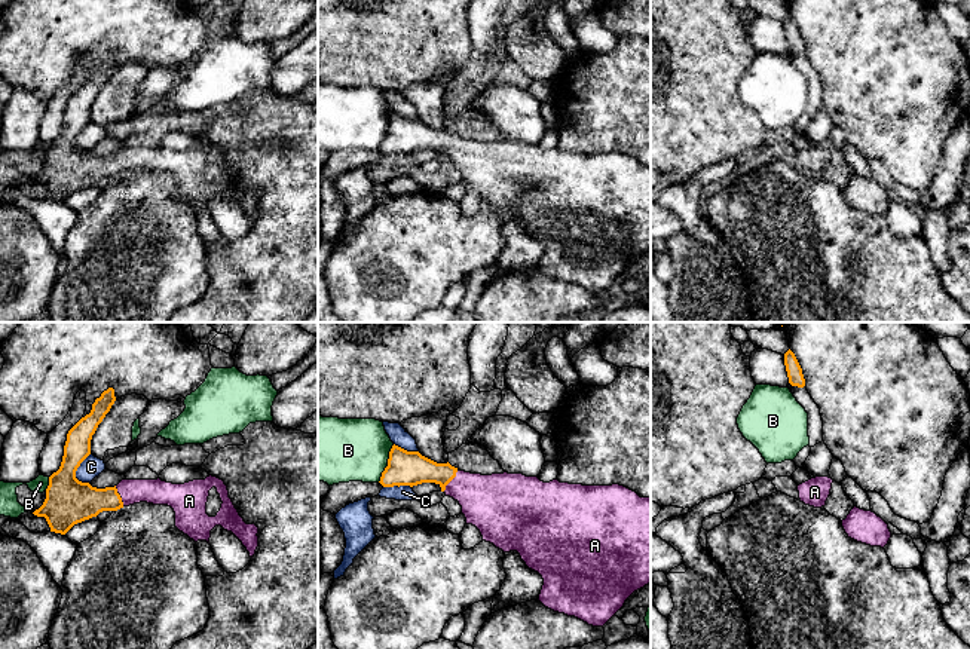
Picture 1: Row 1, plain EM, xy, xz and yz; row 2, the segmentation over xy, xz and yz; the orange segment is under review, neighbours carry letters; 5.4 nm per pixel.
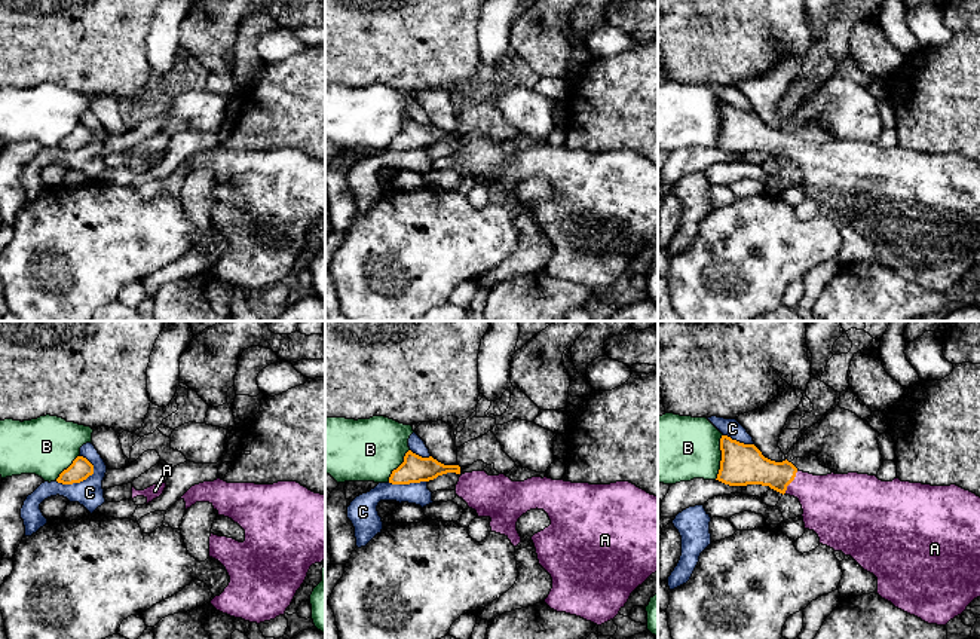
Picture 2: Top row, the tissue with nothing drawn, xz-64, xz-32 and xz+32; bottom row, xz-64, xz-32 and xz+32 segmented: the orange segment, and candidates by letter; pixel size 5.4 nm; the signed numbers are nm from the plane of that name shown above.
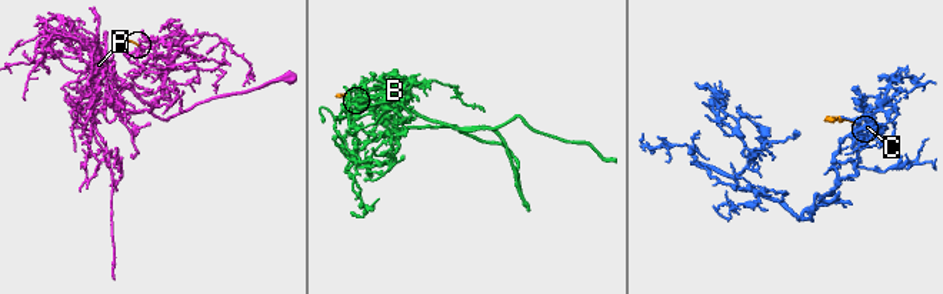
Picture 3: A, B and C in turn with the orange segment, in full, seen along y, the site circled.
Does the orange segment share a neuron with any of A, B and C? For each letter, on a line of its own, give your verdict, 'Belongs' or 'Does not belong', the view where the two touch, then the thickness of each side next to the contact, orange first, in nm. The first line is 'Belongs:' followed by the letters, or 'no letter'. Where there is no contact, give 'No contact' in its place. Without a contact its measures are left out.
Belongs: A
A: Belongs. Touches orange in xz. Thickness 190 nm (orange) against 300 nm
B: Does not belong. Touches orange in xz. Thickness 190 nm (orange) against 340 nm
C: Does not belong. Touches orange in xy. Thickness 260 nm (orange) against 110 nm

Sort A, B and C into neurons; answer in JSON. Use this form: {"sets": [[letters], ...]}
{"sets": [["A"], ["B"], ["C"]]}

